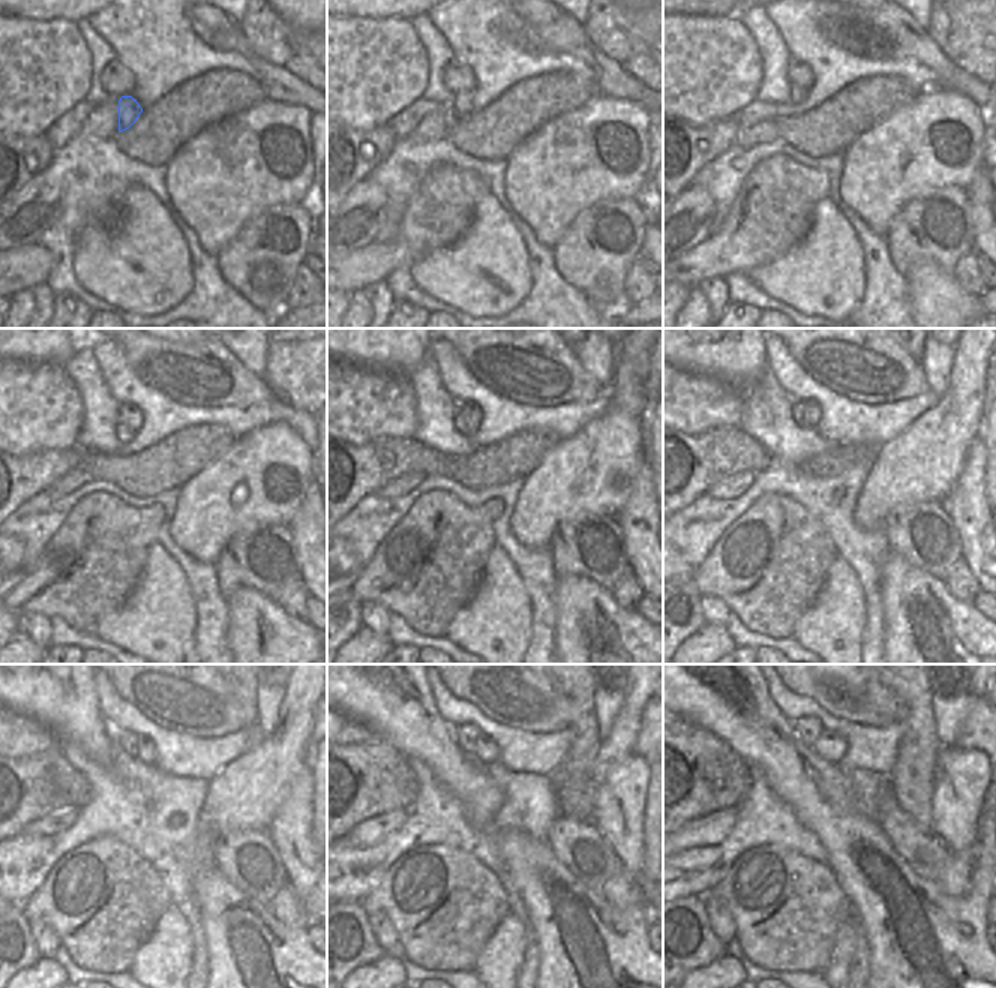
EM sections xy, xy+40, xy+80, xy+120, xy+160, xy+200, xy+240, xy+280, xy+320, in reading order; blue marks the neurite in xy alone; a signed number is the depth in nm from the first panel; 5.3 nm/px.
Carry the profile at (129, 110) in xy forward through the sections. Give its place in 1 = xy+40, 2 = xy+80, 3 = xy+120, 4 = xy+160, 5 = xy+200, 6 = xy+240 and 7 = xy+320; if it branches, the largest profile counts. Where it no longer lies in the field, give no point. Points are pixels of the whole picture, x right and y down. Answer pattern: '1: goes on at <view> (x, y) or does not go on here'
1: goes on at xy+40 (461, 105)
2: goes on at xy+80 (797, 95)
3: goes on at xy+120 (125, 434)
4: goes on at xy+160 (459, 423)
5: goes on at xy+200 (797, 405)
6: goes on at xy+240 (126, 741)
7: goes on at xy+320 (807, 729)

